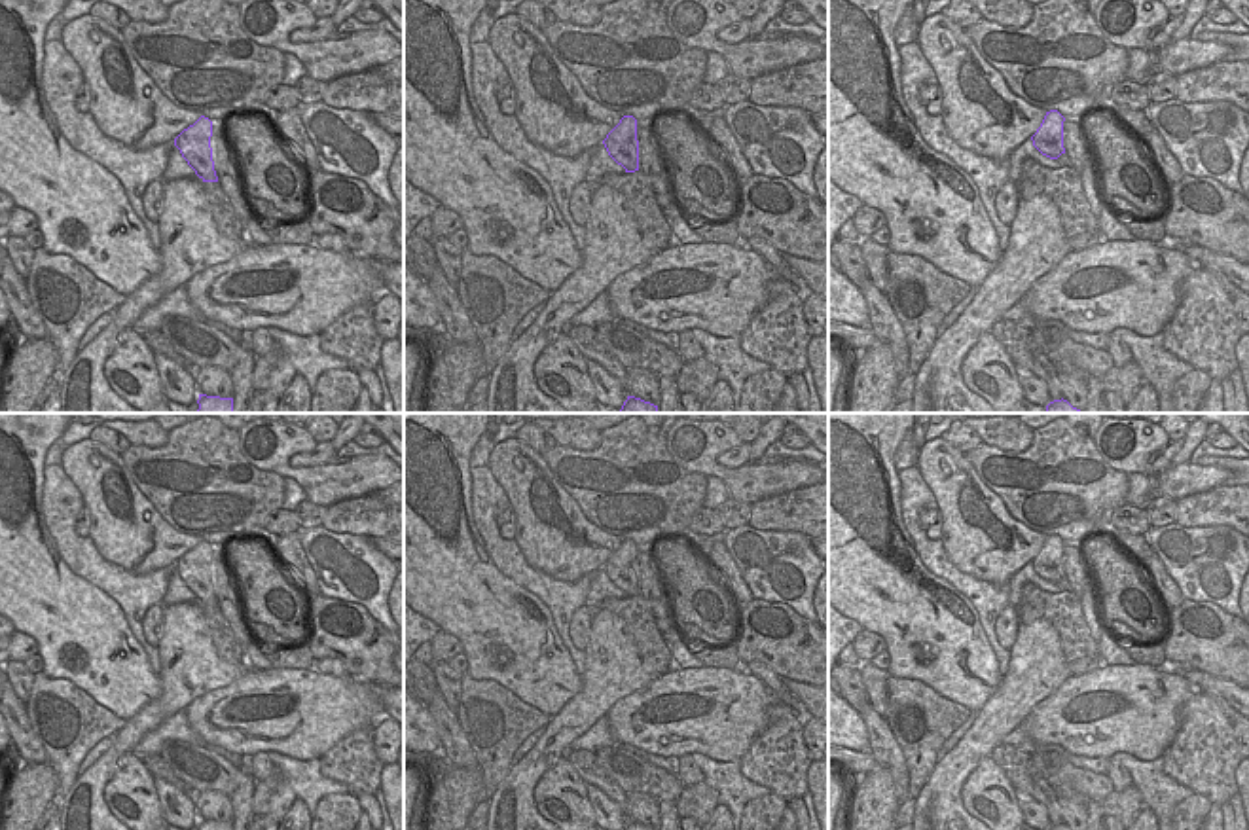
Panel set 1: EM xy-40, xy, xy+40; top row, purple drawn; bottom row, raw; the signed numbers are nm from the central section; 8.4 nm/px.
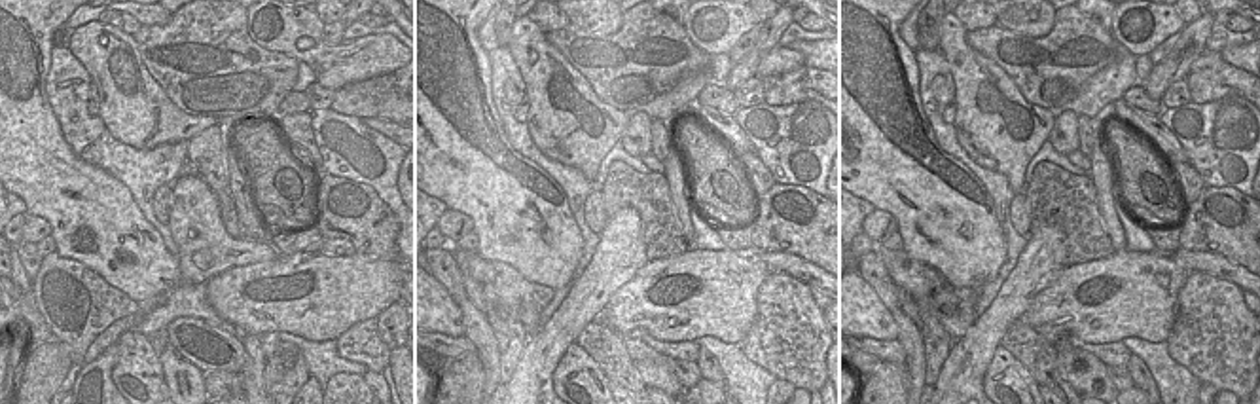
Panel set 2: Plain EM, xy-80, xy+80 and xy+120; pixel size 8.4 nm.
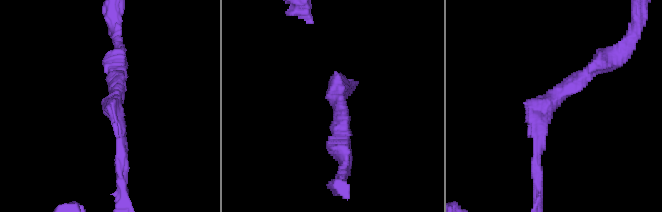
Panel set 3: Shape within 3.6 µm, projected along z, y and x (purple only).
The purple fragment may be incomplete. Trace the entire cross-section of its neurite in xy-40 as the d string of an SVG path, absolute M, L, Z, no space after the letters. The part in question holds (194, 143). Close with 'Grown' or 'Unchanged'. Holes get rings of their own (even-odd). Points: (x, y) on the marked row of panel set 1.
M201 116L193 125L184 129L174 138L174 146L203 182L218 182L212 161L210 136L212 121Z. Unchanged.

